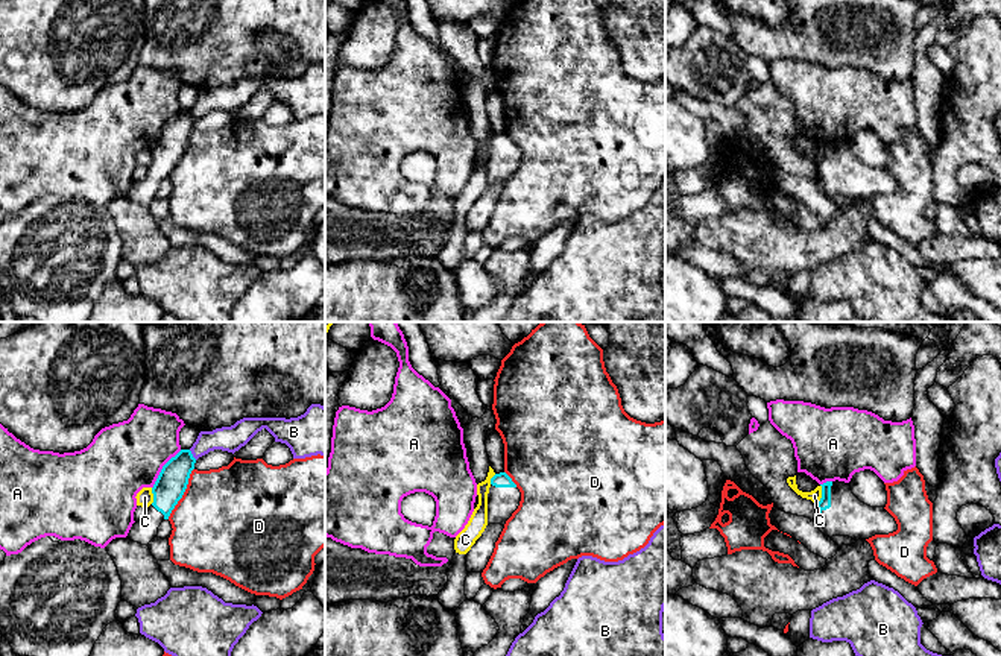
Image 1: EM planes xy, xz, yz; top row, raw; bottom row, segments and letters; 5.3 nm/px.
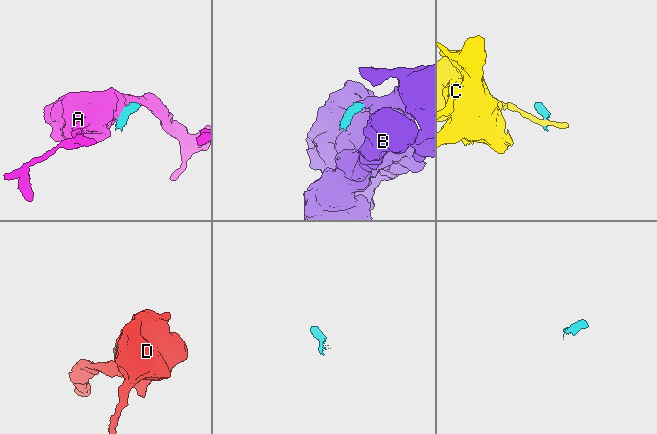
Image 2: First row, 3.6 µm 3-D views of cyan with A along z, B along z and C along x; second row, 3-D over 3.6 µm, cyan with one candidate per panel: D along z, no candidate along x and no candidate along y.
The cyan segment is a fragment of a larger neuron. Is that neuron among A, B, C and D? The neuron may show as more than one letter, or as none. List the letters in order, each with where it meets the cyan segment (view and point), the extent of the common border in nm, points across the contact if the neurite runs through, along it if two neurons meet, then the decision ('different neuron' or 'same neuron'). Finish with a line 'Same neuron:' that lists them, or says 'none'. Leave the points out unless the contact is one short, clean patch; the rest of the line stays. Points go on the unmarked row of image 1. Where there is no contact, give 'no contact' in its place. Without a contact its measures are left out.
A: xy (163, 128) | 260 nm | along xy (181, 110), (163, 126), (152, 148) | different neuron
B: xy (192, 114) | 70 nm | along xy (189, 110), (196, 119) | different neuron
C: yz (822, 154) | 110 nm | along yz (821, 145), (821, 158), (816, 163) | different neuron
D: xy (183, 154) | 300 nm | different neuron
Same neuron: none

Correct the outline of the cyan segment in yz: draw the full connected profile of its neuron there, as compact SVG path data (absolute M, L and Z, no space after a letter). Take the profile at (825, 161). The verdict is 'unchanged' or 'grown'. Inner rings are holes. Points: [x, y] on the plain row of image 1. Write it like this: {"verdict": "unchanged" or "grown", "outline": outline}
{"verdict": "grown", "outline": "M835 140L820 146L817 187L825 196L849 196L858 200L898 190L895 178L884 167L861 162L852 153L849 143Z"}

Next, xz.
{"verdict": "grown", "outline": "M506 132L495 134L491 138L488 153L488 185L501 184L512 176L521 161L521 152Z"}

